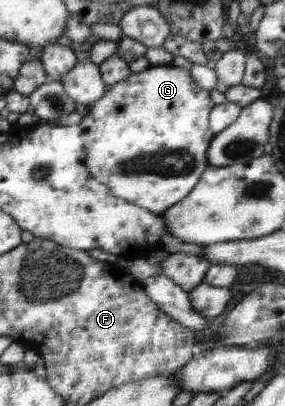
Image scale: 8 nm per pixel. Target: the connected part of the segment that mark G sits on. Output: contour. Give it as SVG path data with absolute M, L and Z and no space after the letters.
M174 65L151 66L141 72L133 72L119 83L108 85L101 99L87 106L87 113L81 119L81 123L79 123L79 128L84 131L84 150L87 151L87 166L92 178L99 183L107 184L111 188L112 194L116 197L138 204L142 208L147 208L149 211L159 215L162 215L171 206L177 205L183 198L187 198L189 193L195 189L196 183L200 181L204 171L208 169L208 147L212 138L215 137L212 129L209 128L209 119L211 118L213 106L215 106L209 97L209 92L193 79L189 70Z

